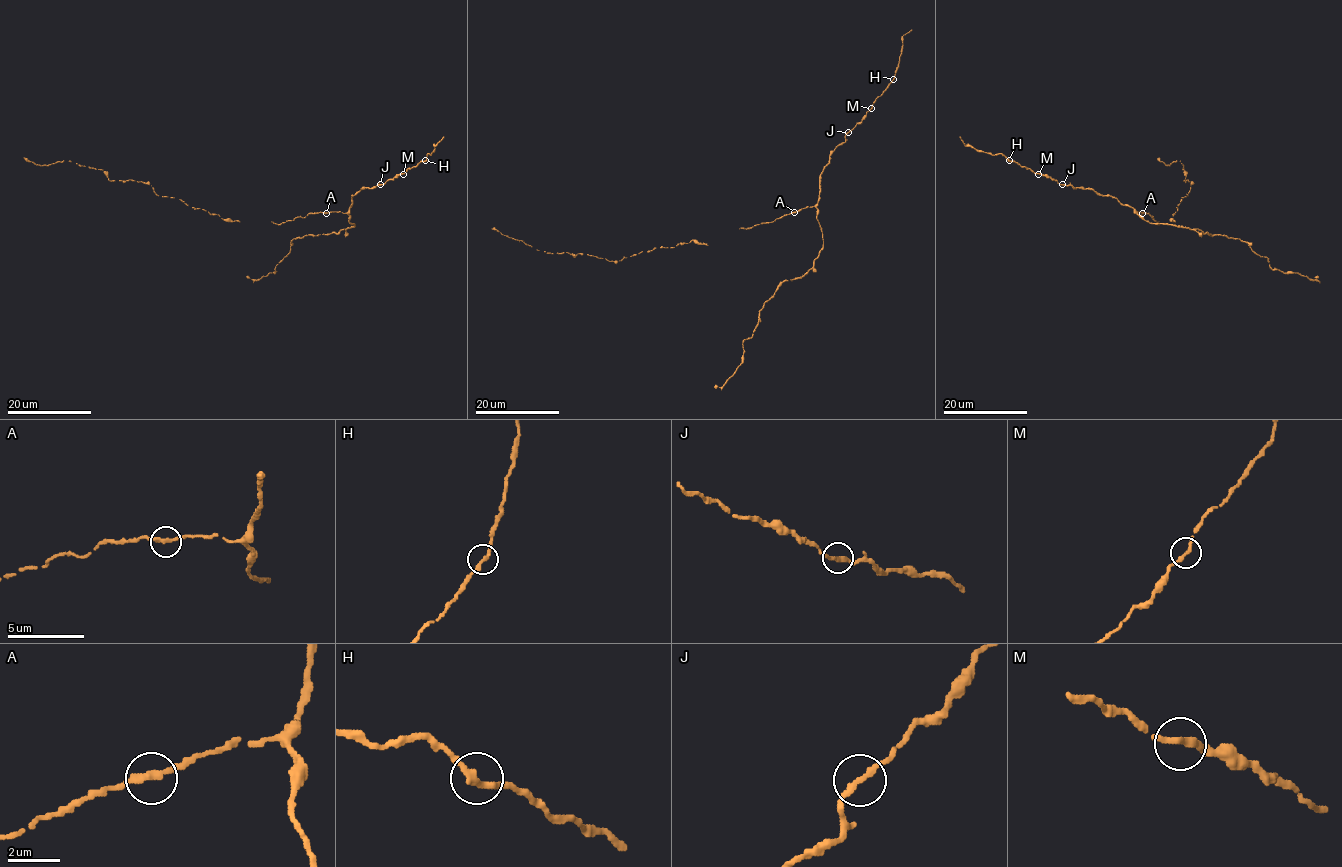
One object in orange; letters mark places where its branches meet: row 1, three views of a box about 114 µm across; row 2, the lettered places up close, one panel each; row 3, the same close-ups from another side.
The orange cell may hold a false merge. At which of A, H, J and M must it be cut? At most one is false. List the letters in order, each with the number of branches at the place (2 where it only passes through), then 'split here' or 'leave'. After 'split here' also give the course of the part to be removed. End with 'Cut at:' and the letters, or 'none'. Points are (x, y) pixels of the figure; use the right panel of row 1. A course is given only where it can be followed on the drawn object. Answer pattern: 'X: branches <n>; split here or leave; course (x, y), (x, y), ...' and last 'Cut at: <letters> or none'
A: branches 2; leave
H: branches 2; leave
J: branches 2; leave
M: branches 2; leave
Cut at: none

